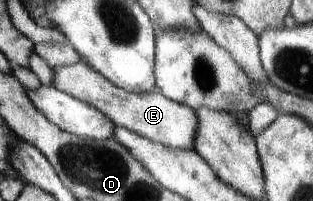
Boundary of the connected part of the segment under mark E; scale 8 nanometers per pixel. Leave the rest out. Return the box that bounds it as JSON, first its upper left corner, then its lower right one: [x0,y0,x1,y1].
[55,60,199,149]

